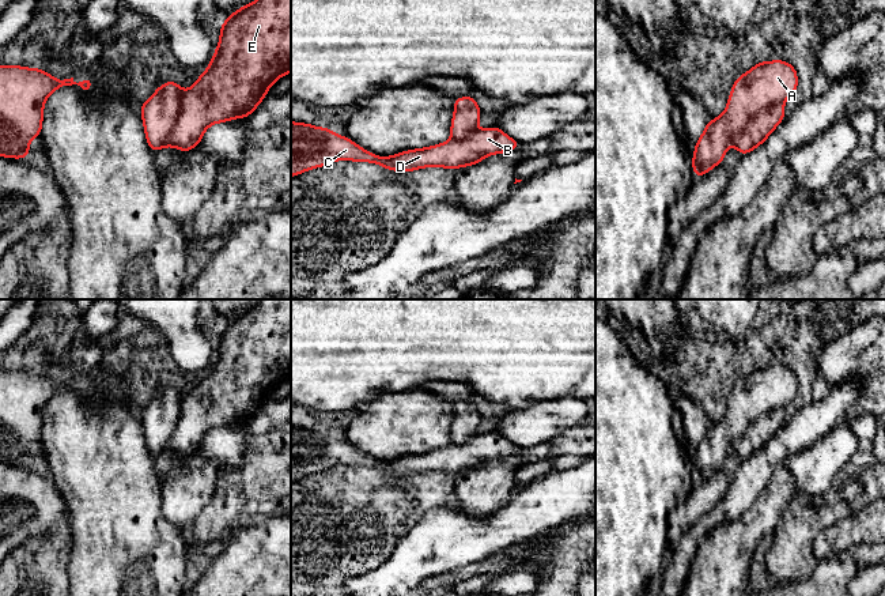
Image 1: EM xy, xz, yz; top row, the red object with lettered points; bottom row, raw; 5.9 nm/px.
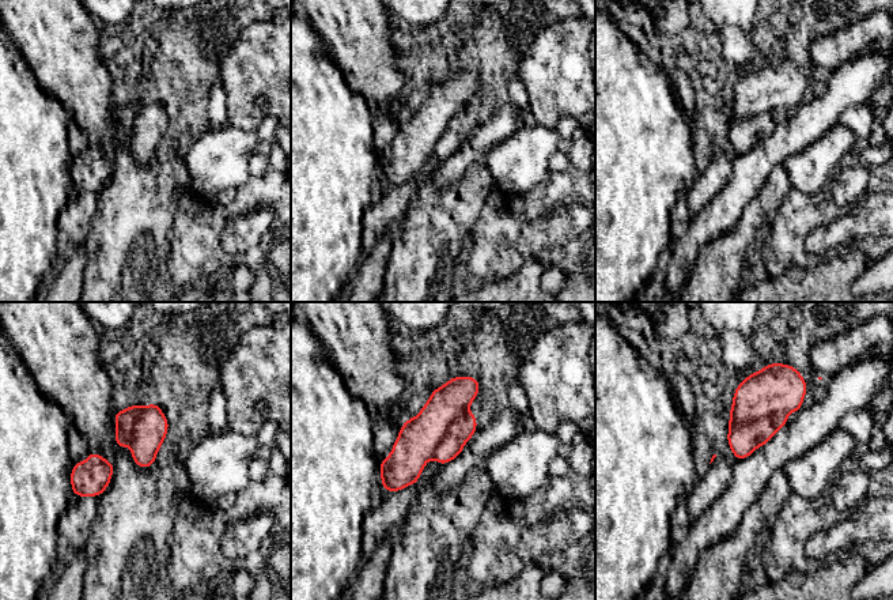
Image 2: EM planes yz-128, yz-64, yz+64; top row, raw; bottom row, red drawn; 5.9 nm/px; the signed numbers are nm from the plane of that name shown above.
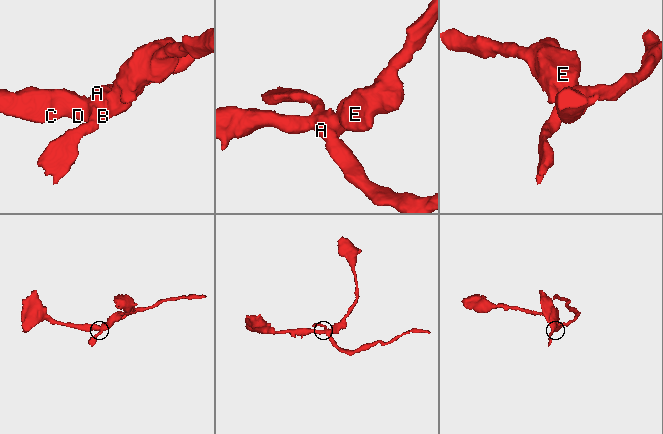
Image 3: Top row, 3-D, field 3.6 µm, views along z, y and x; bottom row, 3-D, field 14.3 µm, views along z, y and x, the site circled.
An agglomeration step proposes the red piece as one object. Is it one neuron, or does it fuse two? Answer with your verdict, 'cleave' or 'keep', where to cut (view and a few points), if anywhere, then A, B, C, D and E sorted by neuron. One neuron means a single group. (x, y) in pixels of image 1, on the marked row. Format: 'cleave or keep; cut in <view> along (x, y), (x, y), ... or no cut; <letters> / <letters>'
cleave; cut in yz along (782, 102), (775, 102), (755, 114), (732, 142); A / B C D E

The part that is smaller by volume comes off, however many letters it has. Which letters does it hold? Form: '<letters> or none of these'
A

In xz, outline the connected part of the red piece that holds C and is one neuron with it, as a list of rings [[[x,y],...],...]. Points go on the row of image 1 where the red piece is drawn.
[[[291,121],[291,178],[336,161],[368,162],[393,171],[415,171],[423,167],[455,170],[519,147],[521,142],[493,125],[476,129],[464,140],[450,139],[436,146],[379,156],[362,148],[348,136],[334,135],[332,128]]]

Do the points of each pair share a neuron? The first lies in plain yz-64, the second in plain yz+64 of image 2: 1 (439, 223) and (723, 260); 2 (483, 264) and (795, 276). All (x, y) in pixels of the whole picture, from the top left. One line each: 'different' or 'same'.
1: same
2: different

